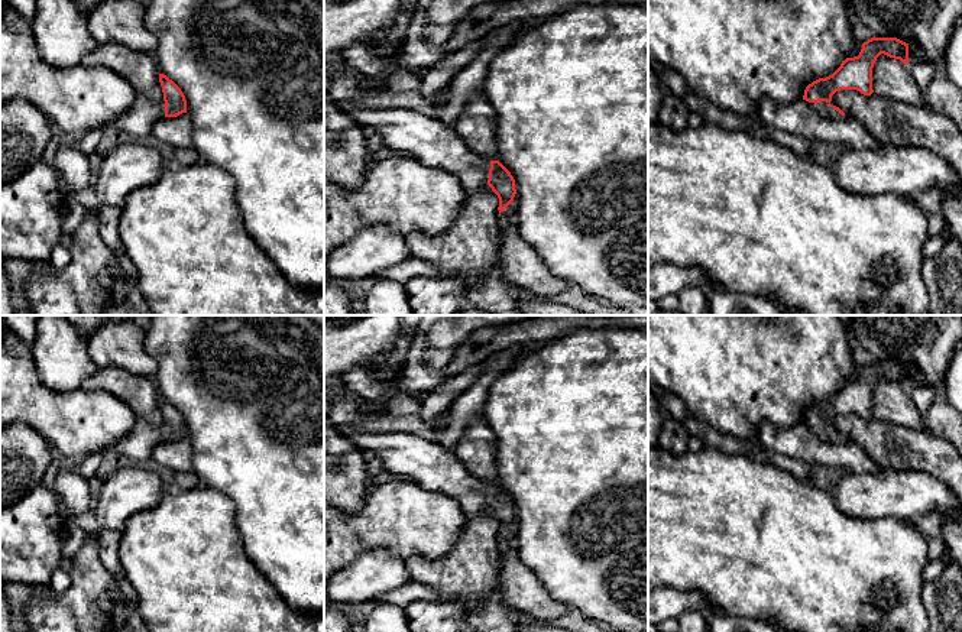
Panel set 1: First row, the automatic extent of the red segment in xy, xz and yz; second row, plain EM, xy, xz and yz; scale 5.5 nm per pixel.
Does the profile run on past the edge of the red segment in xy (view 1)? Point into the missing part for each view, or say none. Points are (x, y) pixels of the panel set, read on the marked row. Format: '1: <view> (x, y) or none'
1: xy (138, 122)

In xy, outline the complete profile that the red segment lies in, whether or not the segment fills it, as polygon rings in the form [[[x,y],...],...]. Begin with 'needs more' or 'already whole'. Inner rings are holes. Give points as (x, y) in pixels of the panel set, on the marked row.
needs more; [[[159,74],[159,82],[163,93],[163,106],[137,95],[132,108],[117,116],[111,124],[133,137],[145,137],[150,134],[158,120],[187,113],[187,100],[181,88],[163,74]]]

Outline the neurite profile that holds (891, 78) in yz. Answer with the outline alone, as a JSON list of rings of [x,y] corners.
[[[881,54],[872,68],[874,94],[908,106],[929,106],[917,87],[910,65]]]

